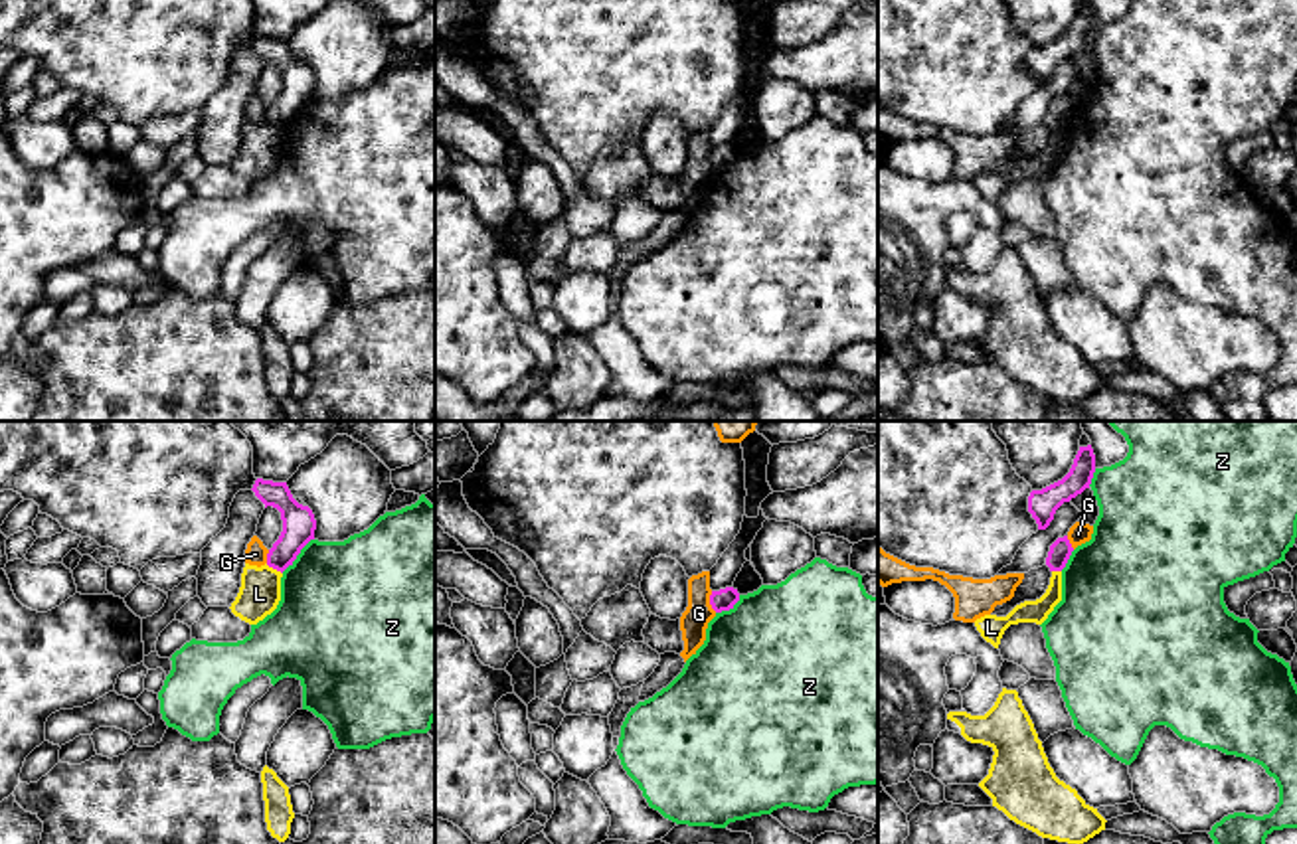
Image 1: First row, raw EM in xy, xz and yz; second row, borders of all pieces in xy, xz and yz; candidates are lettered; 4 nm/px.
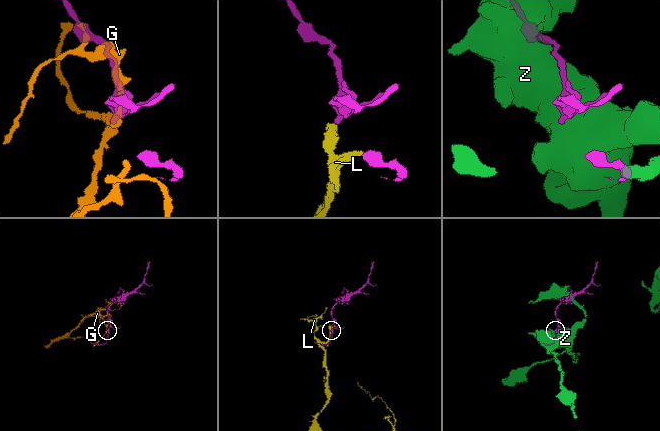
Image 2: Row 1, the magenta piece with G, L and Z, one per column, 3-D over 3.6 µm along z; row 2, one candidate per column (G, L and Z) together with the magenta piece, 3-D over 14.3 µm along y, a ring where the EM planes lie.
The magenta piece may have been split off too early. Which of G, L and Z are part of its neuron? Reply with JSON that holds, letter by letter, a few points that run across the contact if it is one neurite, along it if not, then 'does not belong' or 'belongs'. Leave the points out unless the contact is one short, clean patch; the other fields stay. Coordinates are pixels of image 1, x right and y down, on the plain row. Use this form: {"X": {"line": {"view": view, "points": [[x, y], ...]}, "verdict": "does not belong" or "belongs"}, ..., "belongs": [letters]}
{"G": {"verdict": "does not belong"}, "L": {"line": {"view": "xy", "points": [[265, 121], [281, 131]]}, "verdict": "does not belong"}, "Z": {"verdict": "does not belong"}, "belongs": []}

